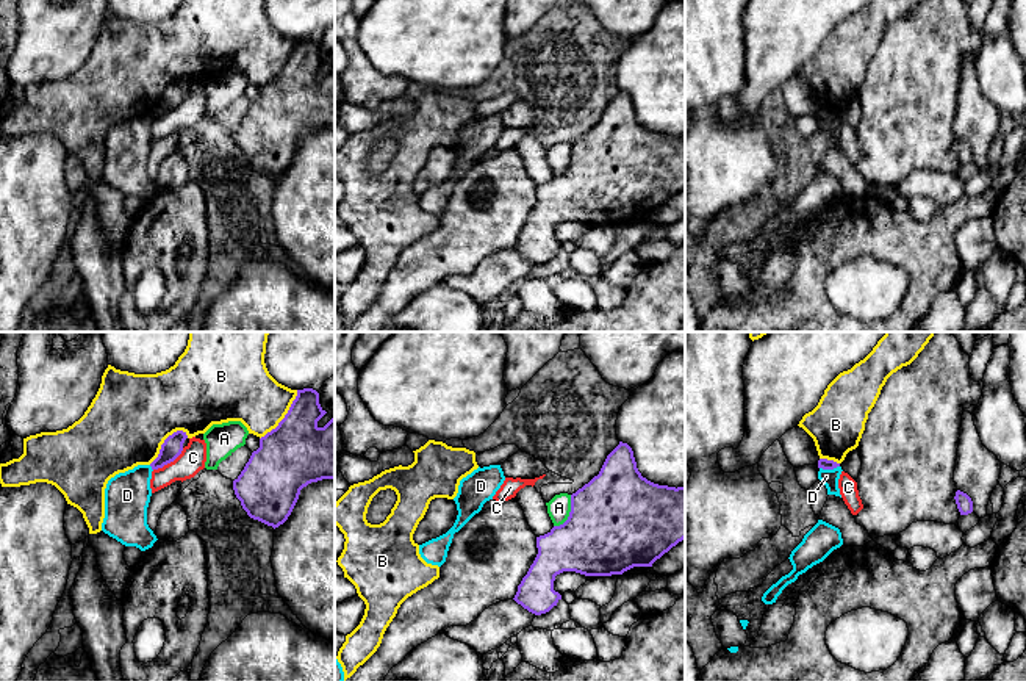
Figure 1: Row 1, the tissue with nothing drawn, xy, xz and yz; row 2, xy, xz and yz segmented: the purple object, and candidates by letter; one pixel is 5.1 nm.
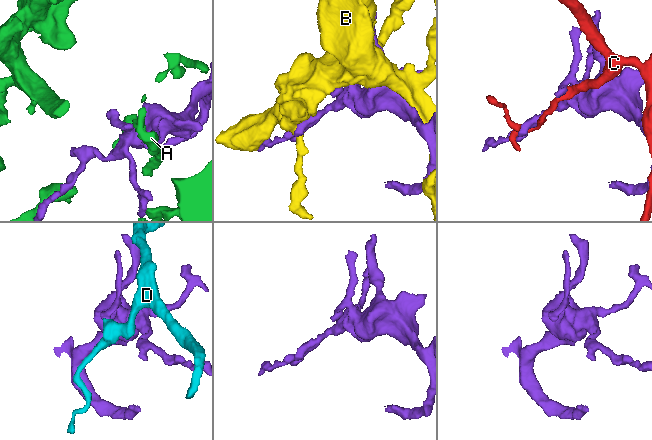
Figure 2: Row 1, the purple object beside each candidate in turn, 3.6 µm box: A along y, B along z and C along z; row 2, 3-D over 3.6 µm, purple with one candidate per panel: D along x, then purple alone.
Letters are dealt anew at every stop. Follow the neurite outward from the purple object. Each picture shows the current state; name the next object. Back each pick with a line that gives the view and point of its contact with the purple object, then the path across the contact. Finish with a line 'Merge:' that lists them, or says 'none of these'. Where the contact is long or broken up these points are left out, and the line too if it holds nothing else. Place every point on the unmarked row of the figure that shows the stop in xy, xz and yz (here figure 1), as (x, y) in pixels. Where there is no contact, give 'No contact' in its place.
Merge: none of these

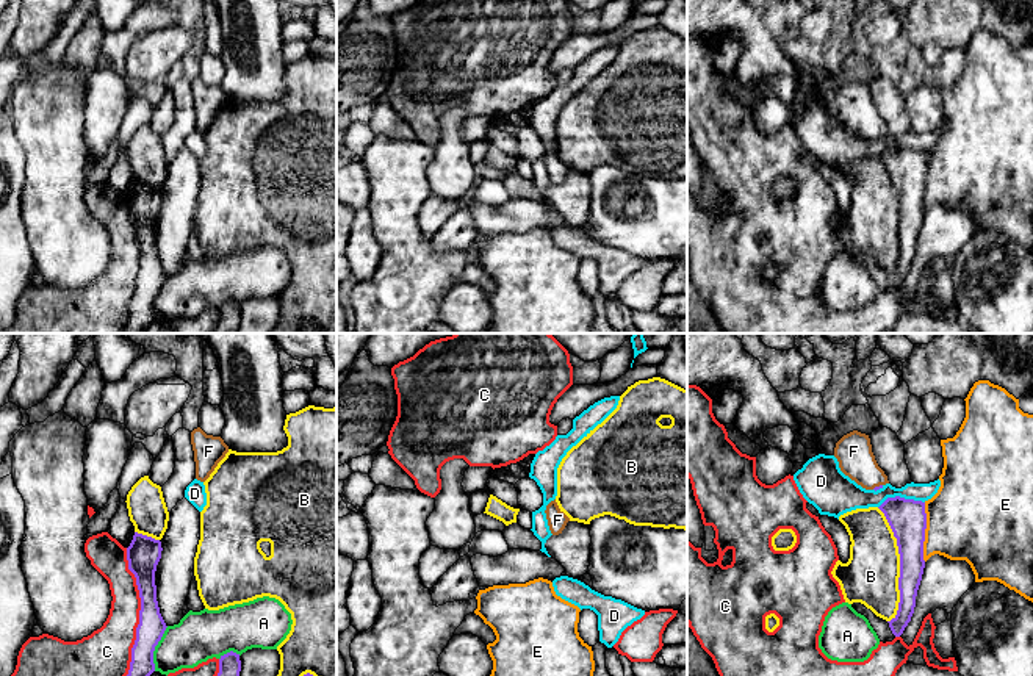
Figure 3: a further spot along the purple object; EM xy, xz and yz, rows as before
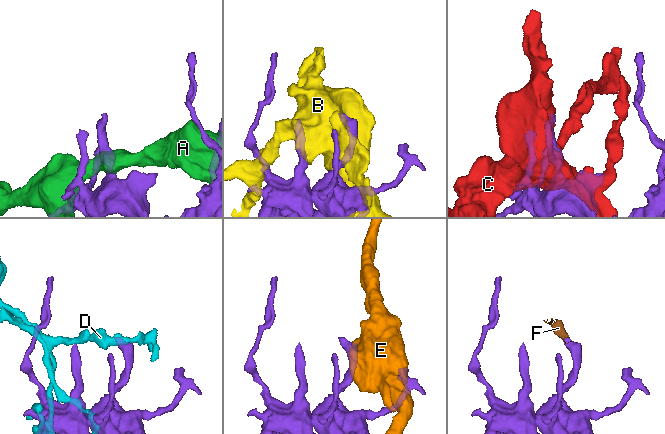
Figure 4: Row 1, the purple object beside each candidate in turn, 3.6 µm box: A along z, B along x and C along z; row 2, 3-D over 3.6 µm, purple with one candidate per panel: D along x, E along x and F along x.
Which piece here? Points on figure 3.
F: Touches purple at yz (877, 136). Path across: yz (875, 138), (877, 136), (853, 100)
Merge: F

